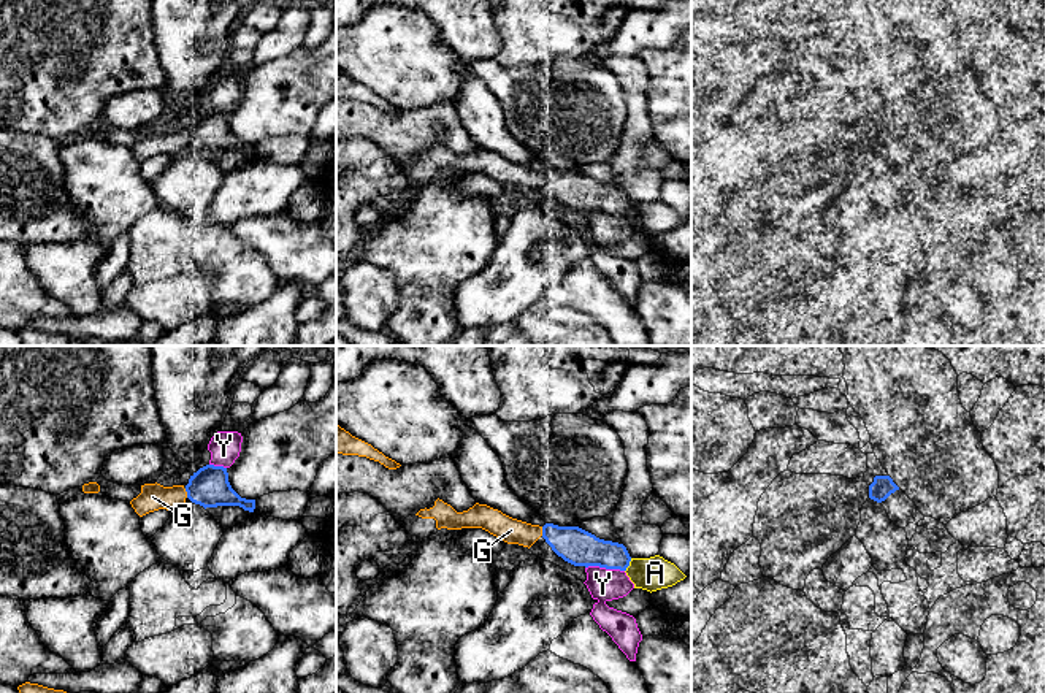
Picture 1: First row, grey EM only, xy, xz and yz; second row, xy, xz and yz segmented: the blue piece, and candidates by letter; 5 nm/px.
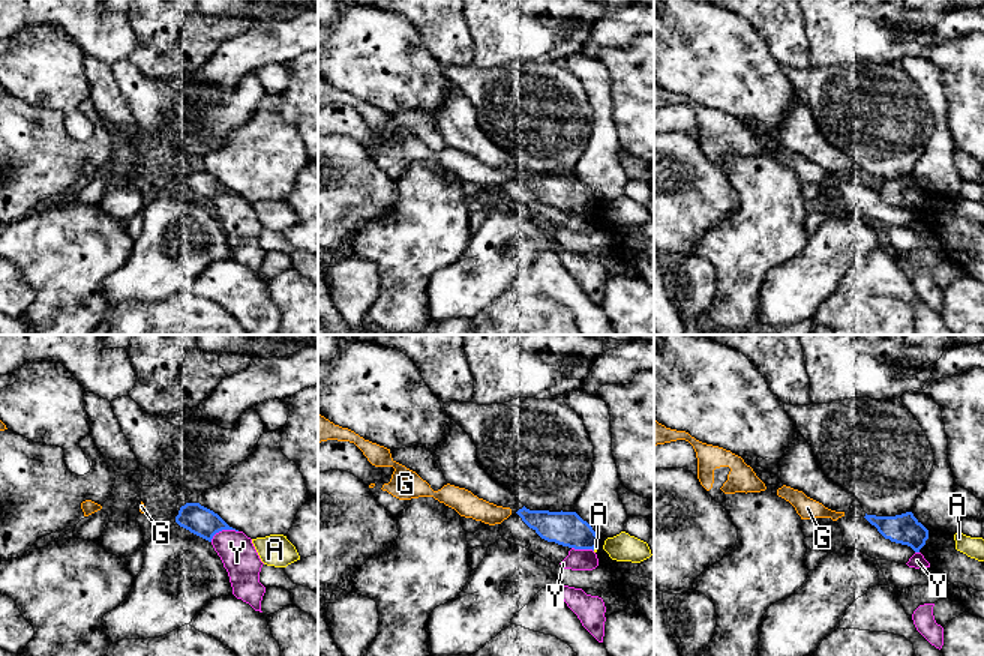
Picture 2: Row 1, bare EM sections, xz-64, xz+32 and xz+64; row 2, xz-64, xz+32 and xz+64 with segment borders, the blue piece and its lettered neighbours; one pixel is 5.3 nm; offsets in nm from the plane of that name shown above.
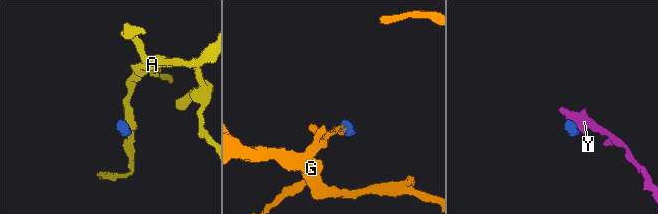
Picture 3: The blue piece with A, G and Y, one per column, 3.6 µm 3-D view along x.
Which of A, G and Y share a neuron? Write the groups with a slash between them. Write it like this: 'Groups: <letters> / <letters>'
Groups: A / G / Y

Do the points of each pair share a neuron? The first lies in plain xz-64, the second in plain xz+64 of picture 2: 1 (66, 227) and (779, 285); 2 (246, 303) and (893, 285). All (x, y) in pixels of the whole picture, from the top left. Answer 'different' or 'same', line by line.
1: different
2: same

